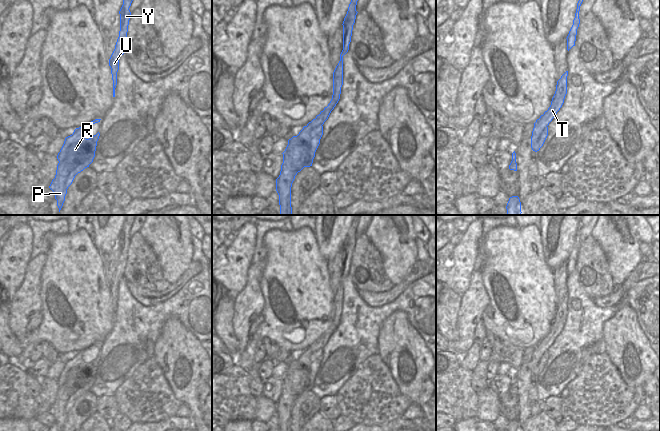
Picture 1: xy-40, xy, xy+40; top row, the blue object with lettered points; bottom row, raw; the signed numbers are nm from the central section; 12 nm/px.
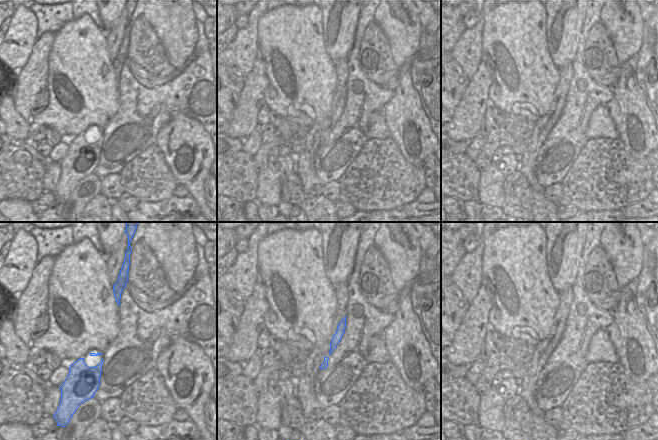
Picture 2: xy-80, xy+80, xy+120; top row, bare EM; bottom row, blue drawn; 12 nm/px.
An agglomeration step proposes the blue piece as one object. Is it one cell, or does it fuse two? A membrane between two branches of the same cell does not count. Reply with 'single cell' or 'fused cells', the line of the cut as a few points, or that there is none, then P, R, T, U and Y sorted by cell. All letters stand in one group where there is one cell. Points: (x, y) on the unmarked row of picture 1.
single cell; cut none; groups P R T U Y

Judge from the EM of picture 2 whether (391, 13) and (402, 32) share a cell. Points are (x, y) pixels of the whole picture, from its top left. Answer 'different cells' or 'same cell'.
same cell

